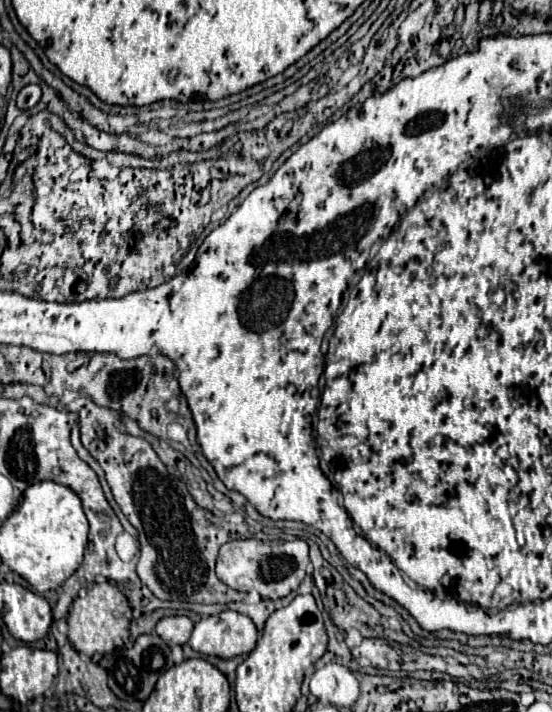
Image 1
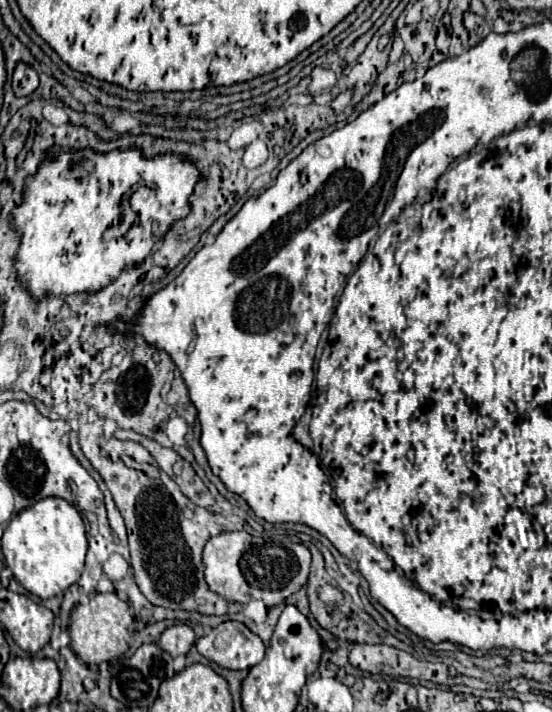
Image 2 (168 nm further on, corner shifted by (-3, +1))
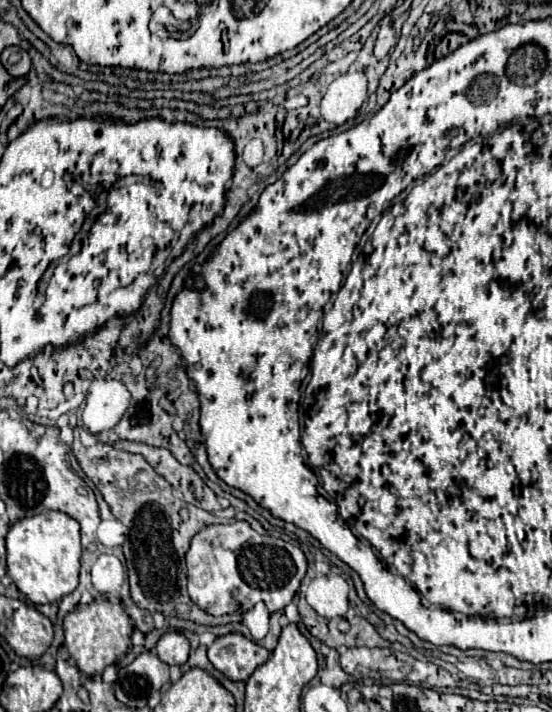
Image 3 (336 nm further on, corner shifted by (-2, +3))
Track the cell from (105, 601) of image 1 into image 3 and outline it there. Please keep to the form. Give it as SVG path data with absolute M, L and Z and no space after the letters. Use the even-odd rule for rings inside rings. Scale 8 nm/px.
M91 601L89 605L75 607L65 617L63 629L65 629L65 645L69 649L69 655L75 659L79 671L83 671L85 675L97 675L103 673L107 665L115 663L129 649L133 623L121 603Z

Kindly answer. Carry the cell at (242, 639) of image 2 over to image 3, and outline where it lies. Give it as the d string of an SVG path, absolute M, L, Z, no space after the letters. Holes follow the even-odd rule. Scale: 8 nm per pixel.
M227 633L209 645L207 657L213 667L225 673L229 679L247 681L257 665L269 659L269 651L241 633Z

